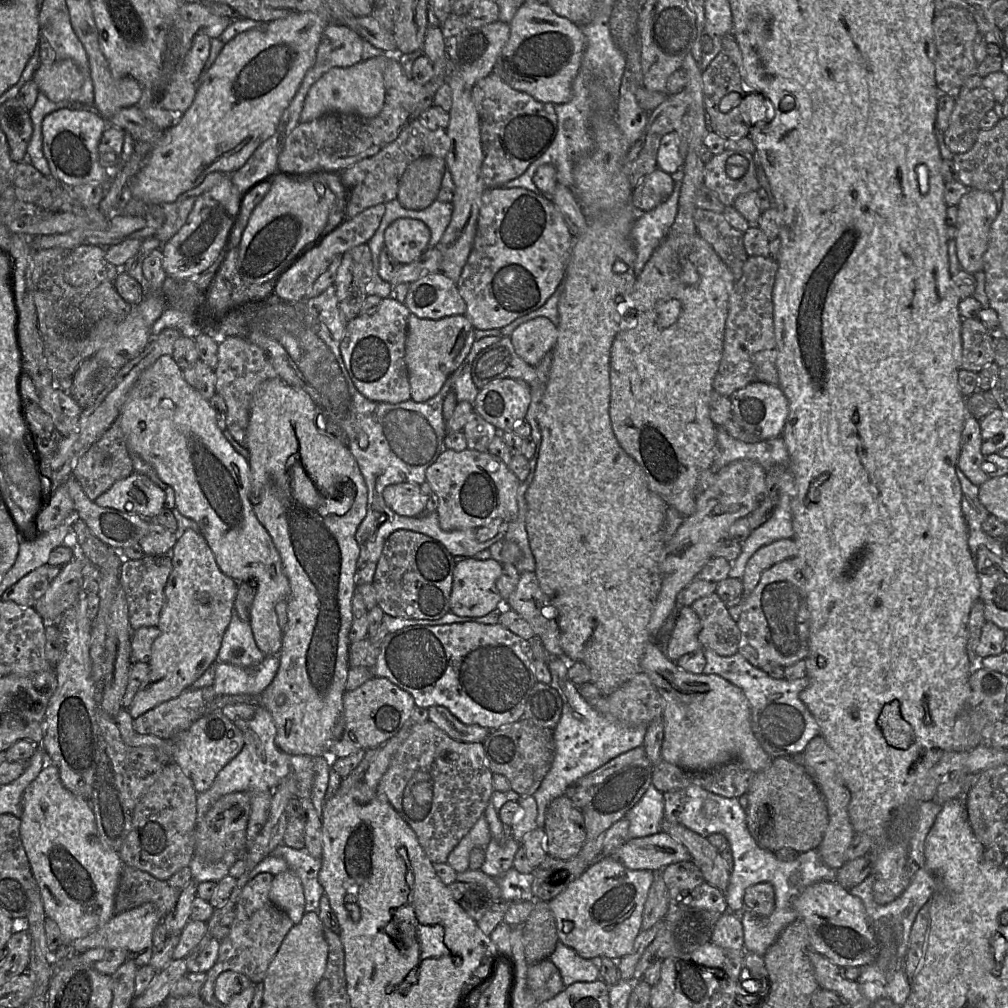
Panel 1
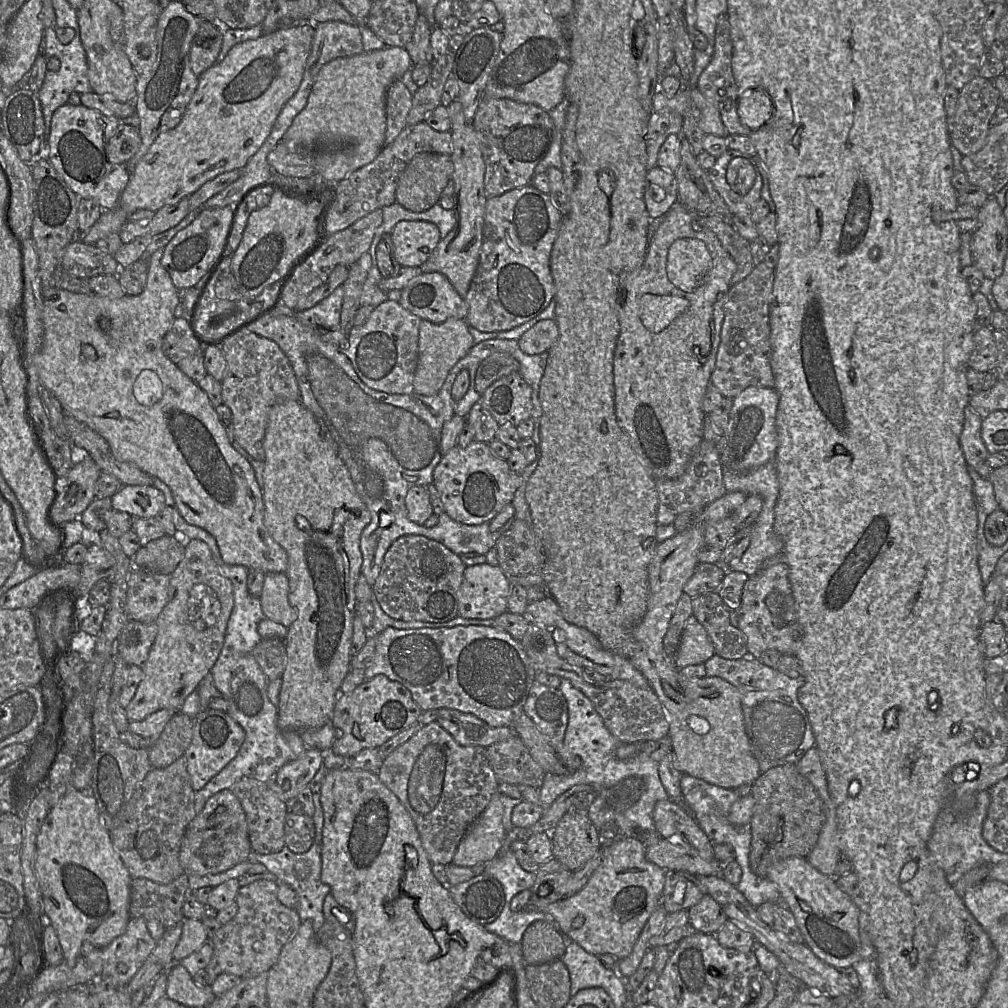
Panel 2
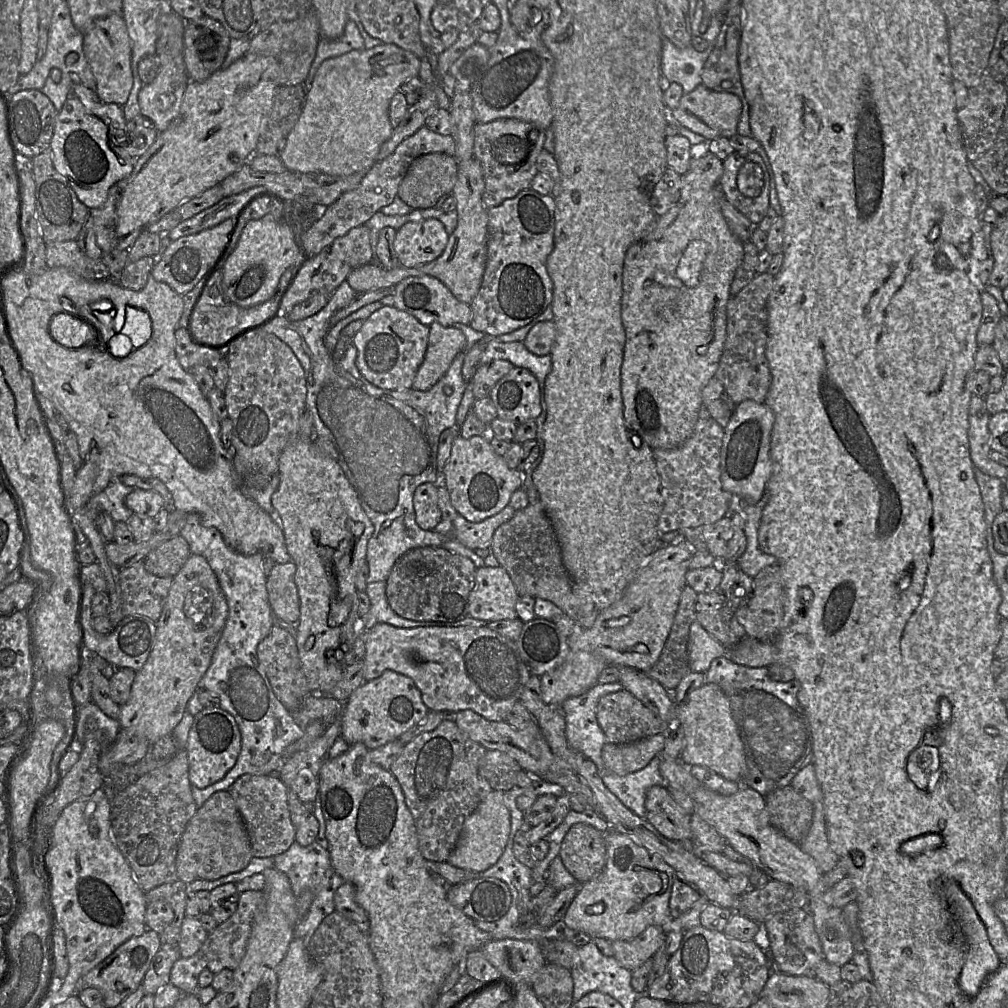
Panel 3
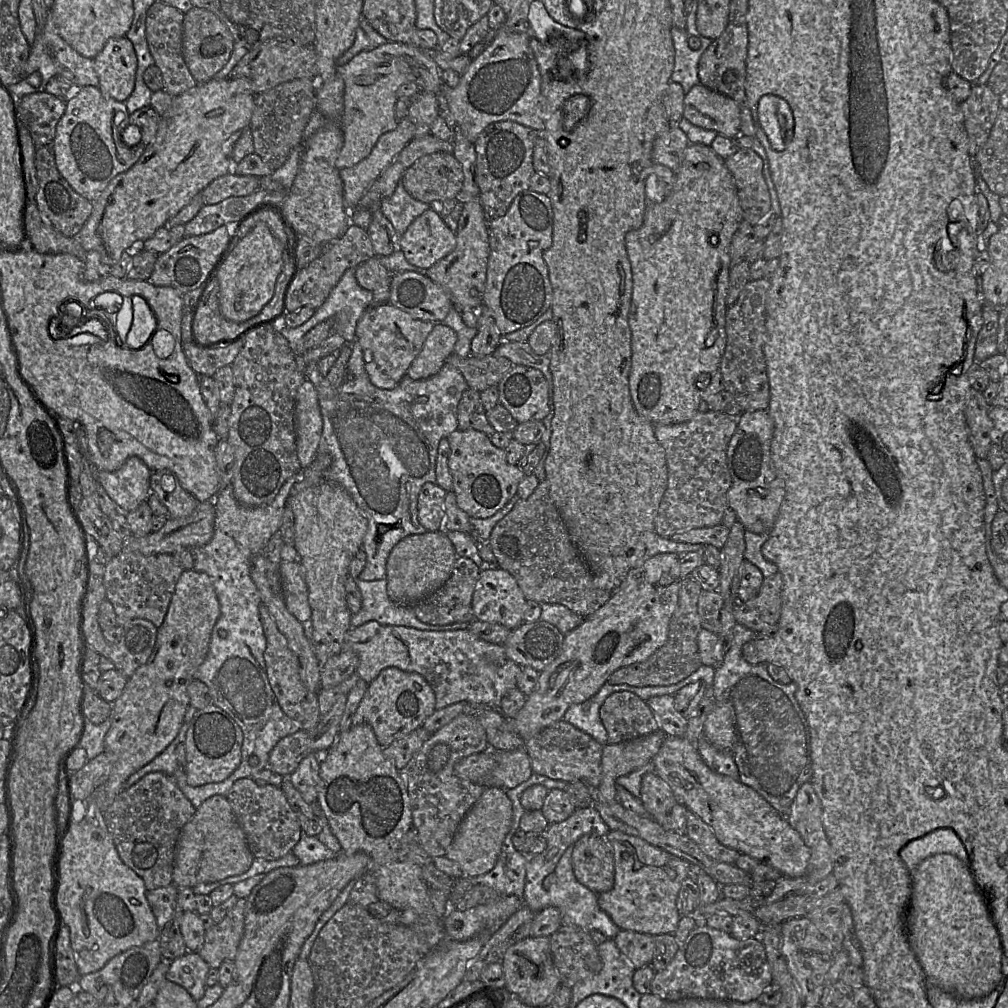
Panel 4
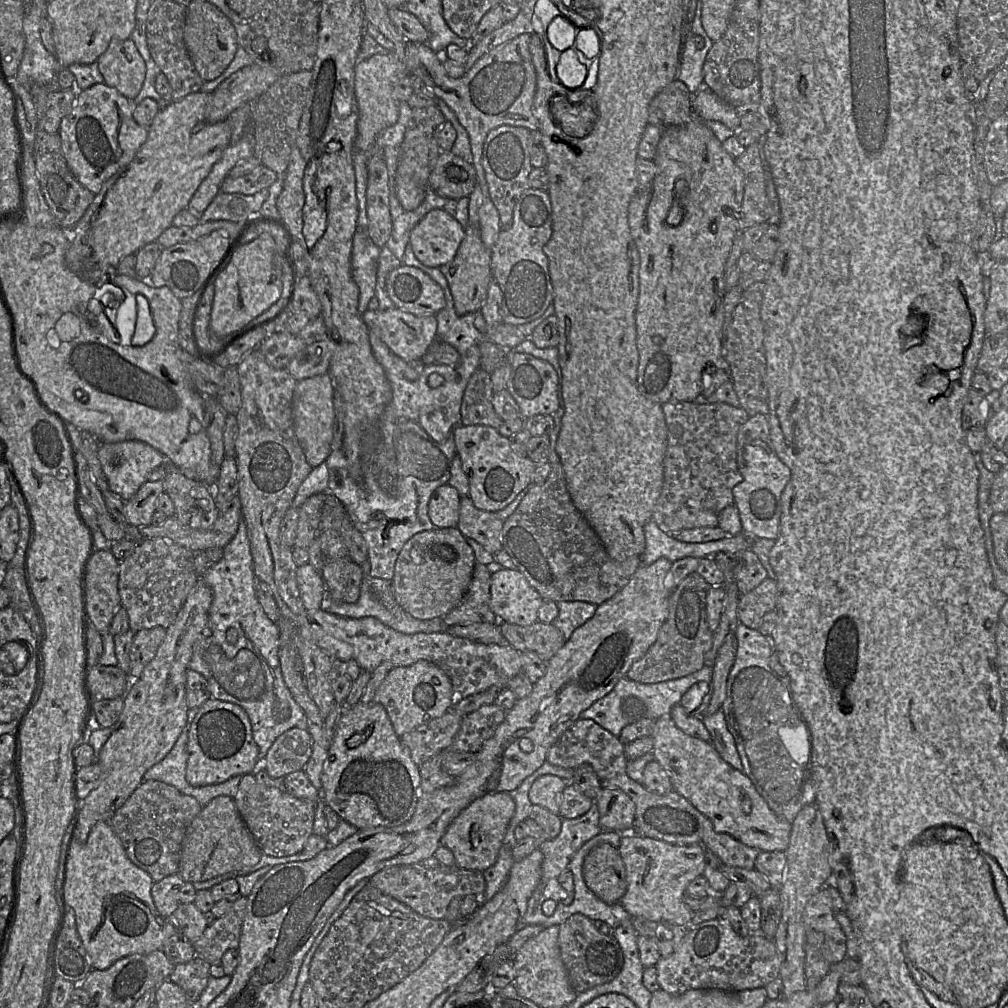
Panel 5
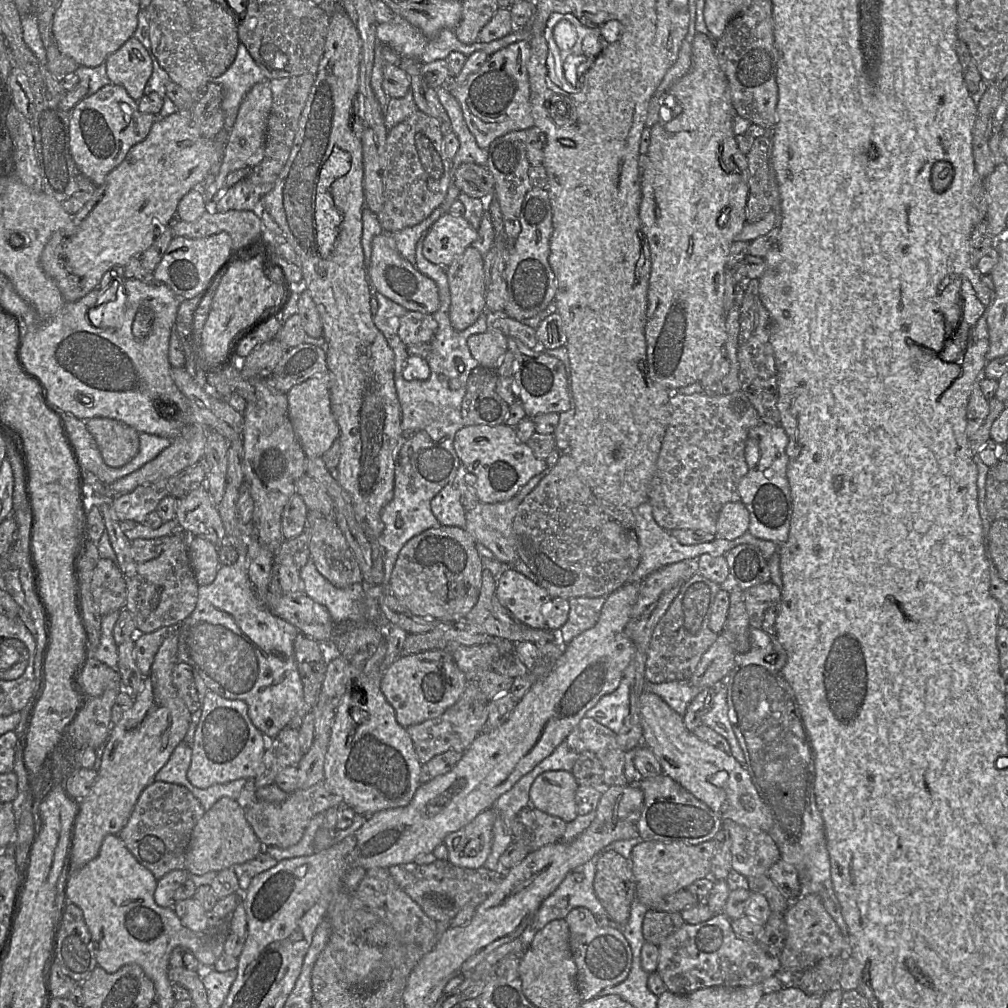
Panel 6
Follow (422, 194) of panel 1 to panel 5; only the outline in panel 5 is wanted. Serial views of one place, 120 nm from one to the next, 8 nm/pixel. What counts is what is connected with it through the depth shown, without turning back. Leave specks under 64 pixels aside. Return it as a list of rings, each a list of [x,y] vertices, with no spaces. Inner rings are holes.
[[[442,151],[429,175],[428,186],[447,199],[469,197],[477,183],[473,164],[452,151]]]

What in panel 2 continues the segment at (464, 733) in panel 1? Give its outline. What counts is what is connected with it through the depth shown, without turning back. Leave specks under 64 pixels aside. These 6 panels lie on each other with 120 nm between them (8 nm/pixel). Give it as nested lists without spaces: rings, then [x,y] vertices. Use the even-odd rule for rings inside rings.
[[[452,708],[438,710],[436,721],[463,746],[489,747],[504,741],[515,732],[512,726],[491,727],[473,714]]]

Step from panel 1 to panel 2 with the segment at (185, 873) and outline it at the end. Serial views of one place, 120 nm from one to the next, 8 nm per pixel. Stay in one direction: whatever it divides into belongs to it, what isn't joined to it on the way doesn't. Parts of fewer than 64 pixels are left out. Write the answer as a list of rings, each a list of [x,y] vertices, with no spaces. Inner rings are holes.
[[[184,873],[169,884],[132,879],[129,914],[131,918],[158,920],[166,929],[175,927],[184,919],[183,905],[190,892],[189,876]]]

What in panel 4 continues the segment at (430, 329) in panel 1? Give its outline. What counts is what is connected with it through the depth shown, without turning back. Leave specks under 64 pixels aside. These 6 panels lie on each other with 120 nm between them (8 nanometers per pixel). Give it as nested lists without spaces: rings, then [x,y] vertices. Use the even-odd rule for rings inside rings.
[[[435,323],[420,354],[409,367],[407,375],[412,380],[425,380],[437,374],[445,365],[447,358],[454,353],[456,341],[457,334],[452,328],[445,326],[442,323]]]

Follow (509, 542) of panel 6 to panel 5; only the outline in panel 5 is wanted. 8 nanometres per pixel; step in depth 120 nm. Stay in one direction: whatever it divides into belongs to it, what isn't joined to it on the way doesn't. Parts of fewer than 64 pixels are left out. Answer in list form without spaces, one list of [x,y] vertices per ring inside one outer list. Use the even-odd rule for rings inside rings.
[[[460,497],[459,520],[457,528],[466,537],[478,542],[486,551],[494,554],[502,549],[501,530],[505,520],[496,517],[495,512],[484,511],[476,508],[468,497]]]

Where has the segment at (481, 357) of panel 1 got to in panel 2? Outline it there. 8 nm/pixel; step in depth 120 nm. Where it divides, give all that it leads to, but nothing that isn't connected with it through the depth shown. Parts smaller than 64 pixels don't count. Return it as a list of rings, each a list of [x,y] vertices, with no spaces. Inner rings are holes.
[[[496,352],[484,359],[476,371],[475,389],[482,395],[496,380],[513,372],[519,372],[518,361],[510,354]]]

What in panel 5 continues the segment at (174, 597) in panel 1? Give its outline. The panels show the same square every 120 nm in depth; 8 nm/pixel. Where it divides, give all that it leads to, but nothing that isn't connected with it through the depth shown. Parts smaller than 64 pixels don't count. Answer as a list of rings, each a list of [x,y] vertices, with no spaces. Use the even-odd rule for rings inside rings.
[[[198,577],[176,618],[166,628],[165,638],[156,655],[137,679],[130,679],[123,710],[100,752],[99,783],[82,800],[81,812],[73,831],[73,838],[78,842],[87,841],[91,828],[98,821],[110,823],[115,812],[143,782],[145,772],[170,752],[186,726],[189,709],[186,701],[186,672],[194,644],[206,637],[212,601],[212,589],[202,577]]]

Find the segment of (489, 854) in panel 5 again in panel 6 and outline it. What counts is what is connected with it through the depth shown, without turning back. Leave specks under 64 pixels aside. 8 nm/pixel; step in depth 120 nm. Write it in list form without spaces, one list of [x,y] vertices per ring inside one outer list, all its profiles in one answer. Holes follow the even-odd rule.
[[[488,808],[471,822],[448,834],[443,843],[448,850],[448,861],[458,867],[483,867],[492,847],[492,828],[495,812]]]

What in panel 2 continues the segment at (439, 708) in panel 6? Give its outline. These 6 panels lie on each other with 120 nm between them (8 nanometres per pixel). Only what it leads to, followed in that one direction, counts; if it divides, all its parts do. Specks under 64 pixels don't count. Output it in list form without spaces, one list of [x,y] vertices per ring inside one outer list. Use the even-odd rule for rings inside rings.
[[[378,674],[365,680],[351,692],[340,693],[338,696],[331,718],[336,738],[330,750],[351,758],[362,749],[378,748],[393,736],[419,723],[421,713],[422,709],[405,686]]]

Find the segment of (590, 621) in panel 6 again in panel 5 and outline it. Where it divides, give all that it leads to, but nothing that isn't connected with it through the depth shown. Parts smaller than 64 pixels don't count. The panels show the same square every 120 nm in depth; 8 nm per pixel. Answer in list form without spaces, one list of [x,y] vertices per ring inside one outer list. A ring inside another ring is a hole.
[[[559,601],[558,615],[551,622],[568,640],[573,631],[587,622],[595,613],[597,605],[584,601]]]

